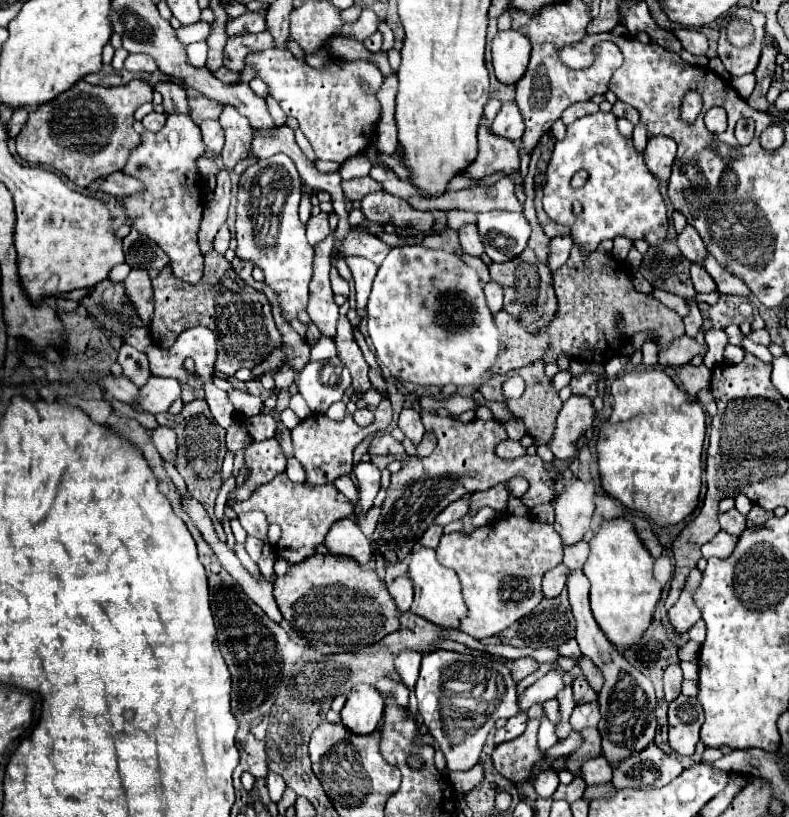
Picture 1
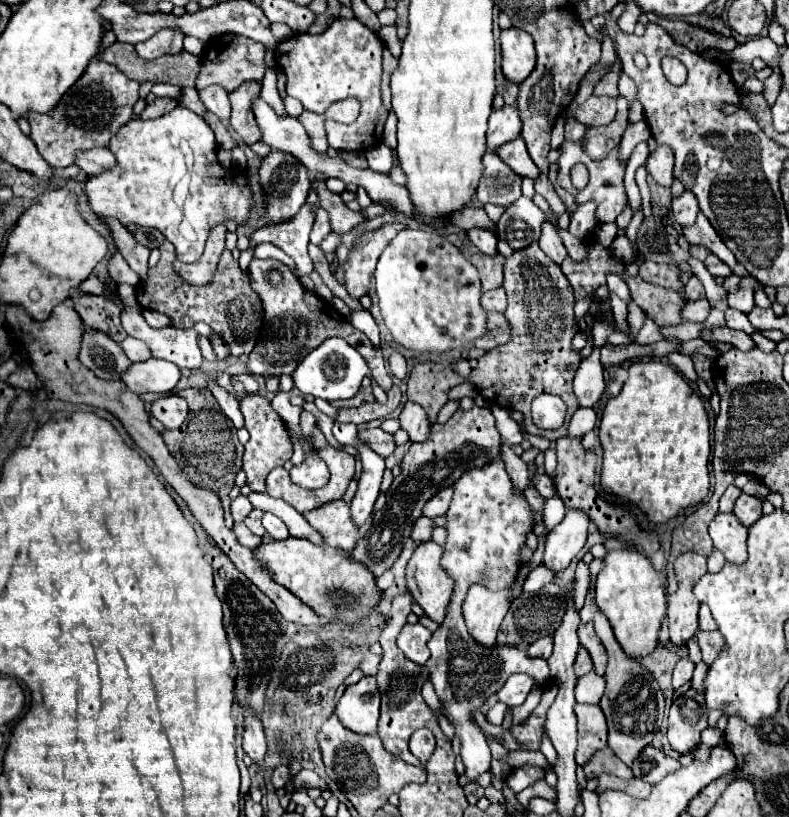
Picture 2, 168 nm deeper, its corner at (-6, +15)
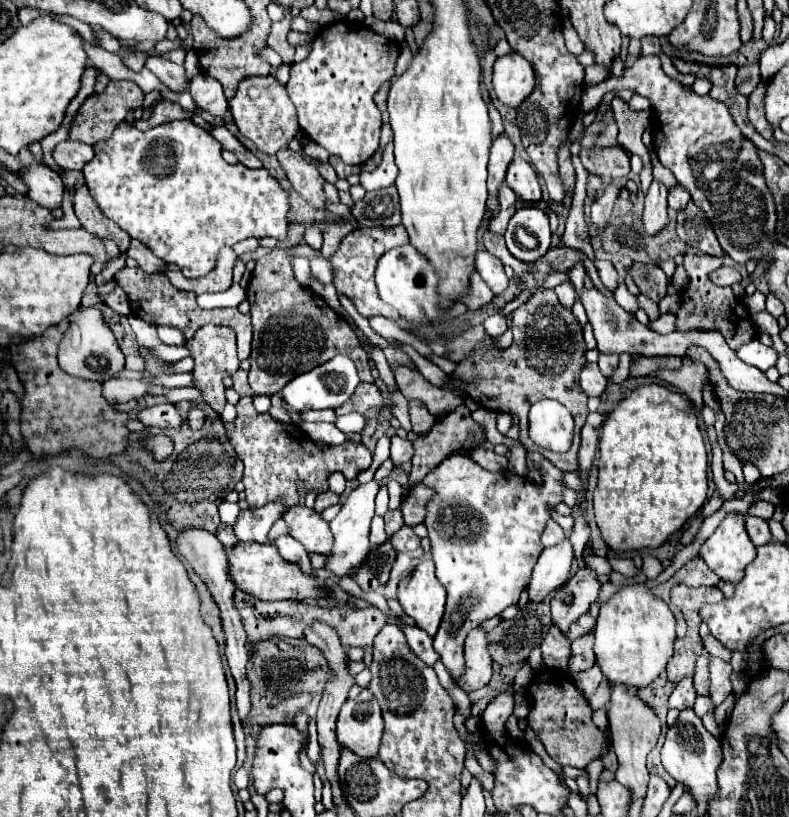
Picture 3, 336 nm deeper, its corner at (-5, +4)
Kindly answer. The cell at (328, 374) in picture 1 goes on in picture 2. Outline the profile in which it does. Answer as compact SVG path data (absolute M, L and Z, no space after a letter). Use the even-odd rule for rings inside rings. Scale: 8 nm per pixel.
M331 338L331 340L325 340L315 352L311 352L311 356L307 356L299 364L299 368L293 372L293 382L295 382L295 388L301 390L303 394L333 402L333 400L353 398L367 374L369 374L369 368L363 356L353 346L349 346L343 338Z

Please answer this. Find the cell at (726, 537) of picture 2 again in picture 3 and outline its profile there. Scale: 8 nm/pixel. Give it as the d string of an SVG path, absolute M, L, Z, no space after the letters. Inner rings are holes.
M740 513L726 515L716 531L702 543L700 557L720 579L738 583L738 579L744 577L746 565L756 557L756 547L744 529L744 517Z

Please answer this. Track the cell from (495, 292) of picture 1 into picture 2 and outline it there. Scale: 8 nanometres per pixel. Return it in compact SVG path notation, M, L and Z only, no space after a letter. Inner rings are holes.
M495 288L495 290L489 290L489 292L483 292L481 296L481 306L485 312L505 312L507 308L507 296L503 292L503 288Z

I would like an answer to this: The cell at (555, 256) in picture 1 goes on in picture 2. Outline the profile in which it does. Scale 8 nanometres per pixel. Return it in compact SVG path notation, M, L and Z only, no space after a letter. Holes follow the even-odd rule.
M585 202L577 208L577 212L571 216L571 226L569 226L569 232L577 238L585 238L589 232L593 232L599 224L597 216L595 216L595 208L597 204L595 202Z

